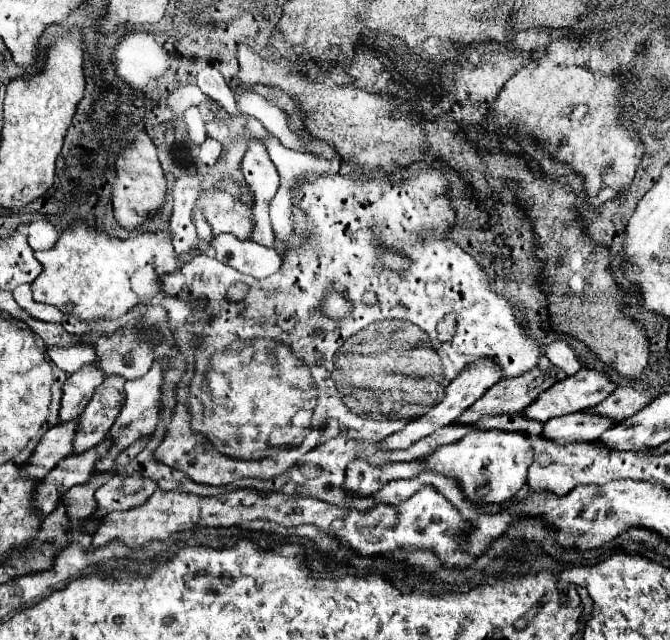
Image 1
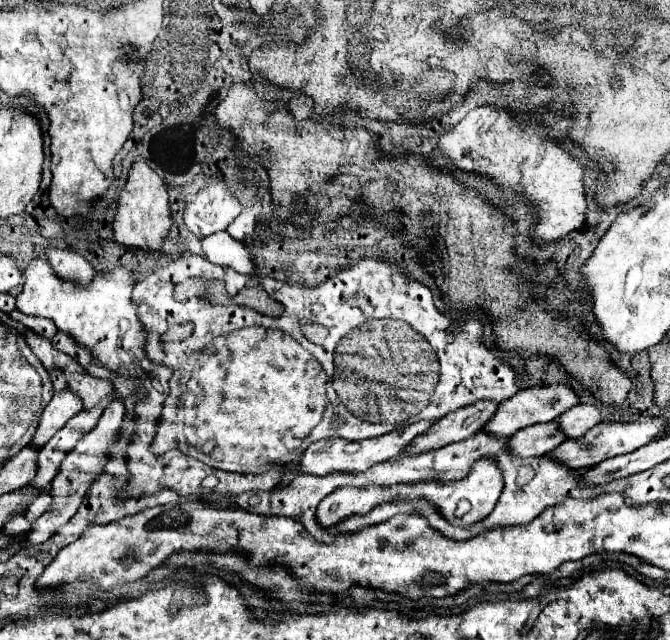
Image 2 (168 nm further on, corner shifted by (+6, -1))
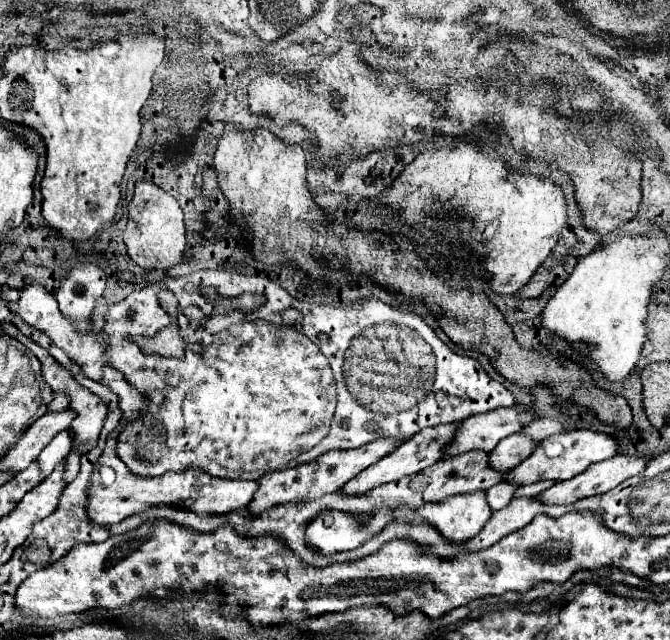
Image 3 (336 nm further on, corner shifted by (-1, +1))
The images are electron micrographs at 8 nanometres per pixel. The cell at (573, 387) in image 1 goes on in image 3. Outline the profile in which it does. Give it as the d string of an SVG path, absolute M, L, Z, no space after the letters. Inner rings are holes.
M514 404L510 408L496 408L484 414L474 414L460 424L456 438L446 448L446 454L454 456L474 448L490 452L502 438L520 432L532 420L536 420L536 414L520 404Z

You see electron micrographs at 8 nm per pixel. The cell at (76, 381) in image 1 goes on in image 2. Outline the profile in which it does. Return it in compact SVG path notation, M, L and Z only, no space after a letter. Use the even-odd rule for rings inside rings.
M71 390L57 392L51 398L51 402L45 406L45 410L39 418L39 426L37 426L29 446L31 448L45 446L55 436L55 432L61 430L81 408L83 408L83 402Z

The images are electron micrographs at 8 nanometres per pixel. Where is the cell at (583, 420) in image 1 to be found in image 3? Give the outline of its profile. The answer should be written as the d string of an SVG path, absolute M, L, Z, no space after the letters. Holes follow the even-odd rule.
M518 432L512 436L506 436L498 448L494 448L490 452L490 466L496 470L512 470L516 468L520 462L524 462L534 448L538 446L538 440L532 440L530 436Z

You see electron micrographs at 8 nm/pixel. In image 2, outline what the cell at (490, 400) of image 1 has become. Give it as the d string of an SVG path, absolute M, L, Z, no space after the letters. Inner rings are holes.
M479 400L479 402L465 406L465 408L459 408L451 414L443 416L441 420L437 420L427 432L419 434L403 450L403 454L415 456L415 454L423 454L423 452L437 450L447 444L471 438L473 434L477 434L483 428L483 424L495 414L495 410L497 410L497 404L485 402L485 400Z

